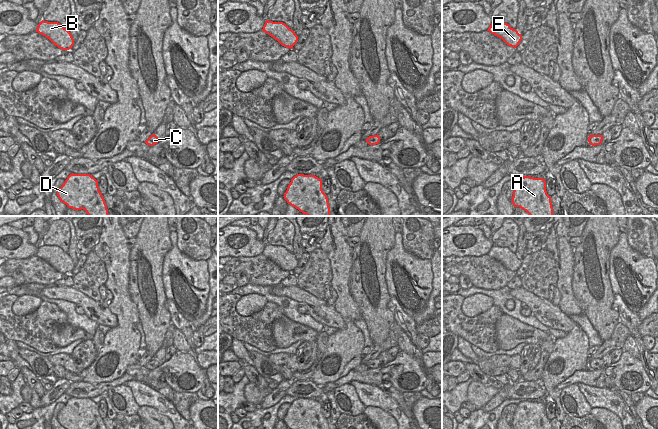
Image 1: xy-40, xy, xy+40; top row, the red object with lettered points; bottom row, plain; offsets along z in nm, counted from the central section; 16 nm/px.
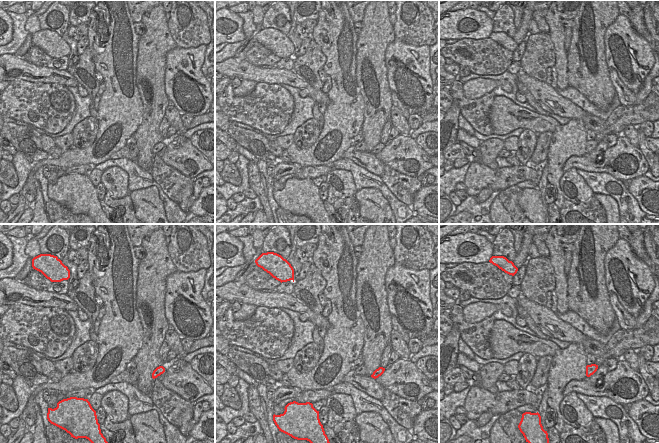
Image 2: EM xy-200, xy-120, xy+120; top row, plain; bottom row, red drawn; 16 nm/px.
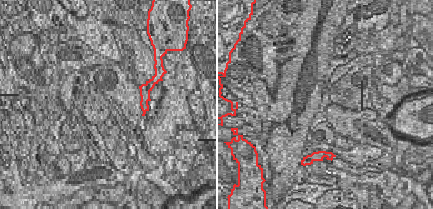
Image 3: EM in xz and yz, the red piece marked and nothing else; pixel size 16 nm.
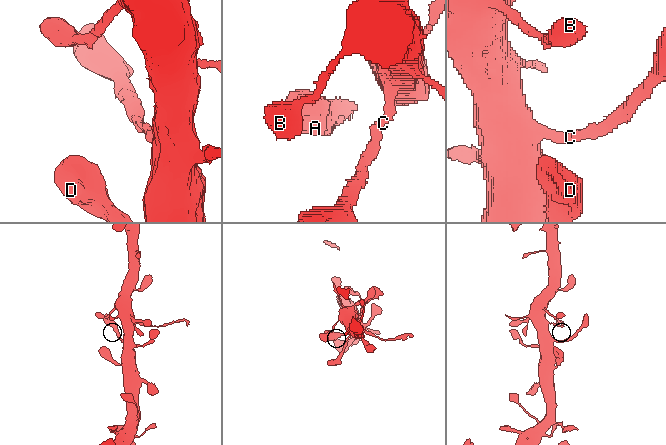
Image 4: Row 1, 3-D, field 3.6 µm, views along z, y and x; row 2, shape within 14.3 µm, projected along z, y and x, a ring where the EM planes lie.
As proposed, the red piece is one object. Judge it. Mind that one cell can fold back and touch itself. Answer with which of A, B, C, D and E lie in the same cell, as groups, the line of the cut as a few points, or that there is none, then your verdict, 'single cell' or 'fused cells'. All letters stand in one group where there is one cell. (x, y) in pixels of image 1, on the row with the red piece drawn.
groups A B C D E; cut none; single cell

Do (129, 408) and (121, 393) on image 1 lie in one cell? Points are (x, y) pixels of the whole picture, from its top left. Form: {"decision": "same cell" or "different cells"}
{"decision": "same cell"}

